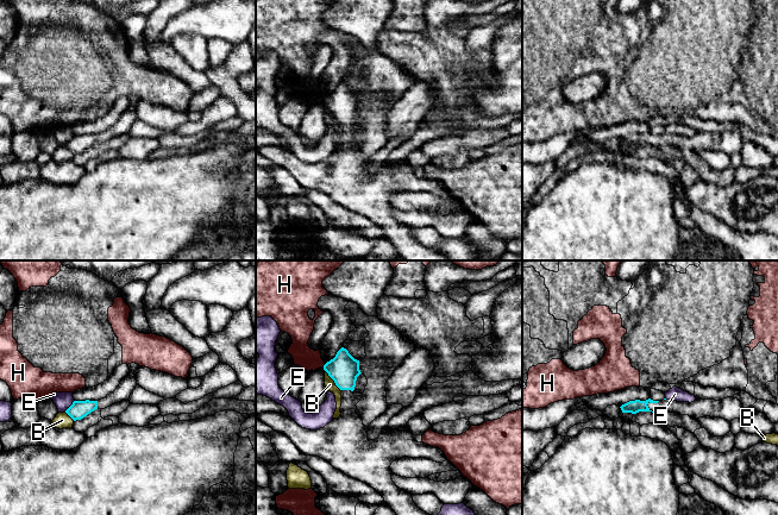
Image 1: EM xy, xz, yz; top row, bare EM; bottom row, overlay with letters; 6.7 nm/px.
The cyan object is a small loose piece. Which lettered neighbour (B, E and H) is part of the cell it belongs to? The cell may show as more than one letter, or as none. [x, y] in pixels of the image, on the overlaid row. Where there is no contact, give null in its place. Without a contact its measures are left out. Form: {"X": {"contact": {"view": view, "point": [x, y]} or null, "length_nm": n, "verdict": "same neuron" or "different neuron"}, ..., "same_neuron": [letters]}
{"B": {"contact": {"view": "xz", "point": [332, 378]}, "length_nm": 190, "verdict": "different neuron"}, "E": {"contact": {"view": "xy", "point": [70, 406]}, "length_nm": 100, "verdict": "different neuron"}, "H": {"contact": {"view": "xz", "point": [324, 365]}, "length_nm": 30, "verdict": "different neuron"}, "same_neuron": []}

